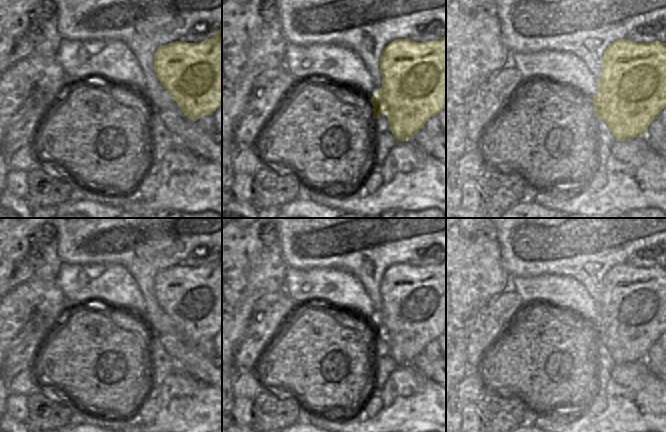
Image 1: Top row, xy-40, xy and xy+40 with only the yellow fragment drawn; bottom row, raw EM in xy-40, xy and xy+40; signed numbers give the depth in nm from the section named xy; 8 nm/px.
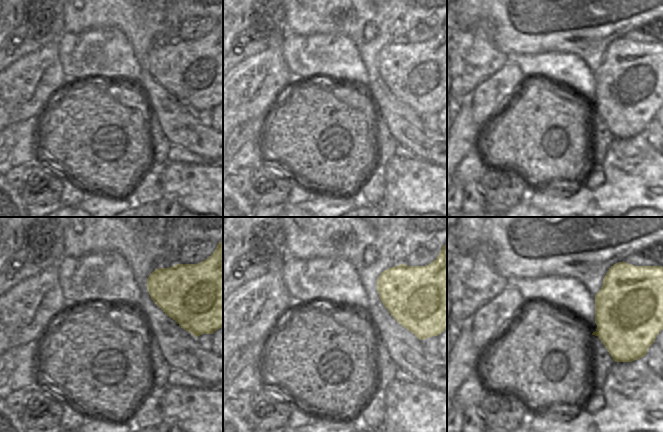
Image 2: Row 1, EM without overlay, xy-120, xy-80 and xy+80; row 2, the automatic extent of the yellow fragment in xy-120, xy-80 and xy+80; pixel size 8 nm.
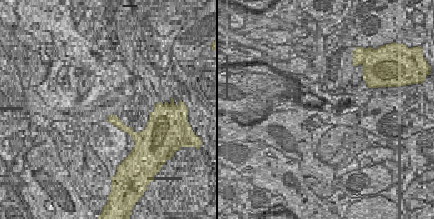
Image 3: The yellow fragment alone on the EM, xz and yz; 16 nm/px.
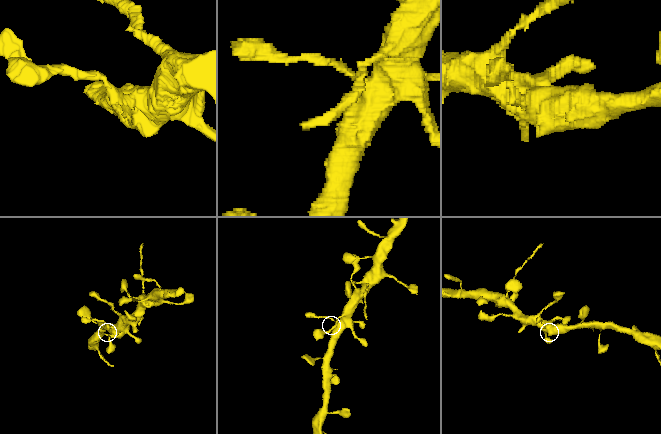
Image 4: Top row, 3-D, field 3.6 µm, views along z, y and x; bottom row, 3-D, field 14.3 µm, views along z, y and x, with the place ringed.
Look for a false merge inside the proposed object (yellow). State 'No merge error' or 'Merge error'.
No merge error

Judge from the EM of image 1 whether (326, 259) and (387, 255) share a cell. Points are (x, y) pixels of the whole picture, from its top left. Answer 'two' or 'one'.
one

